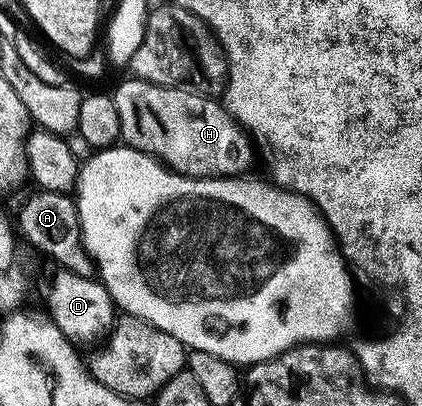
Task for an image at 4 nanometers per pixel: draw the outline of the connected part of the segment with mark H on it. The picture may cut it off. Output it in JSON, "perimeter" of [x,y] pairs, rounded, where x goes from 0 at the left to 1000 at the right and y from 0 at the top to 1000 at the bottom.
{"perimeter":[[[310,197],[289,202],[263,232],[270,264],[280,264],[291,355],[353,377],[438,436],[538,436],[588,421],[597,377],[602,387],[600,350],[519,246],[434,214]]]}

